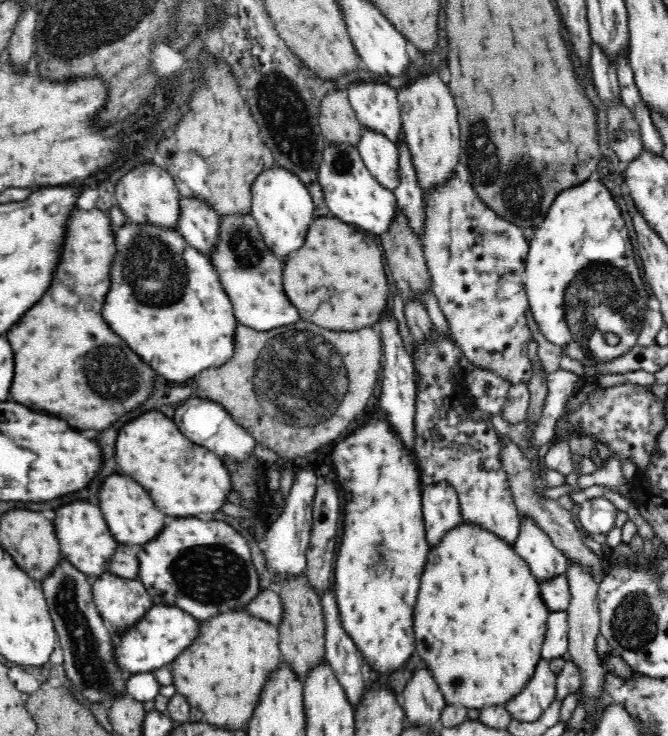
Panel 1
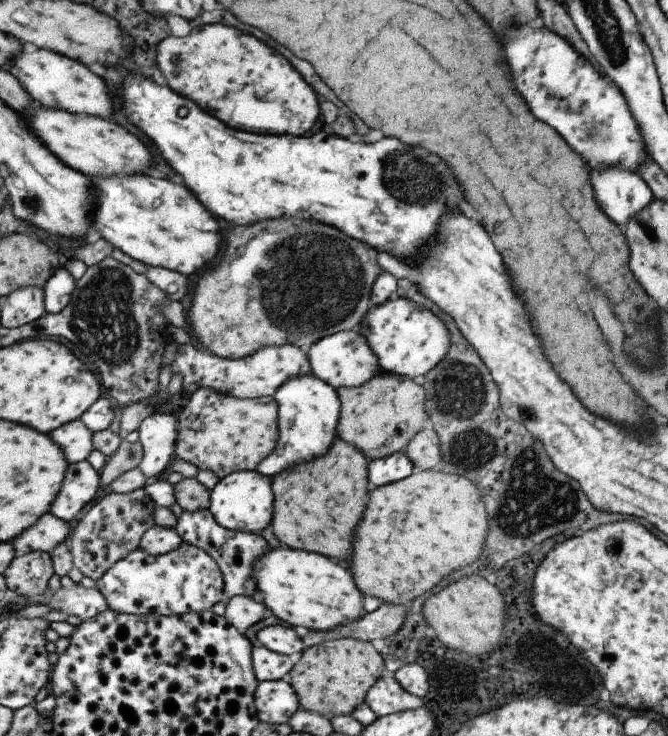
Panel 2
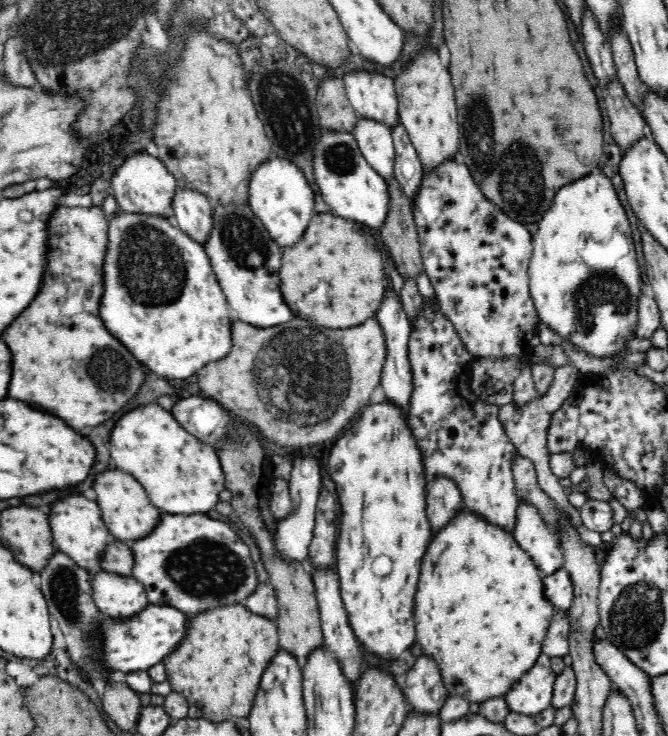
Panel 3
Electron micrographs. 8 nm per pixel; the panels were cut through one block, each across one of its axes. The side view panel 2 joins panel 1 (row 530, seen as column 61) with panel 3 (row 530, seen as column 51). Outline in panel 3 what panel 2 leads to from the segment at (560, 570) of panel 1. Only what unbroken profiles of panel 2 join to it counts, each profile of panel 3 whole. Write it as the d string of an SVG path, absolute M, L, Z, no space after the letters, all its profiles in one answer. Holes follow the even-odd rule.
M519 504L512 535L518 548L532 559L540 574L550 576L563 570L564 553L559 537L547 529L533 506Z

